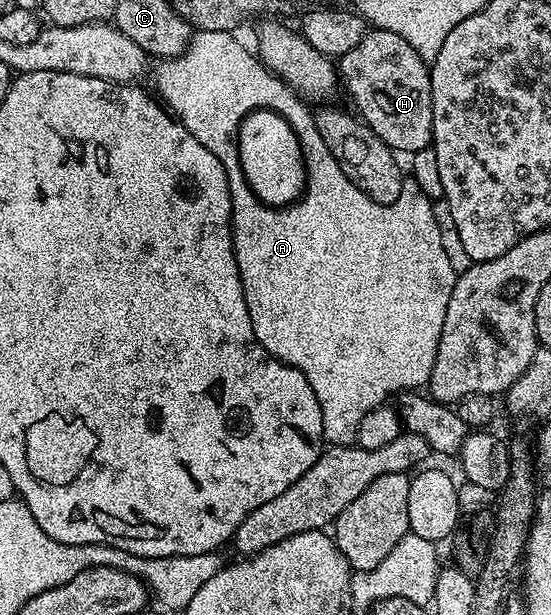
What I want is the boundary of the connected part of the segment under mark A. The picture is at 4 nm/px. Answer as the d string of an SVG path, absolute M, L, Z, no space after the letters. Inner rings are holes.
M196 32L179 54L161 59L157 63L160 65L156 68L156 88L160 91L161 96L159 99L166 105L167 111L171 112L182 126L186 126L186 130L190 130L190 134L194 134L194 138L198 138L198 142L202 142L202 146L206 146L206 150L210 150L210 154L214 154L214 158L218 158L218 162L222 162L222 170L226 172L226 182L230 190L232 245L236 251L236 261L242 278L246 310L250 314L250 322L254 326L254 334L258 338L258 342L274 358L278 358L291 368L297 368L306 378L306 382L310 382L310 390L314 390L314 394L318 398L318 406L322 410L325 441L332 446L348 446L356 439L360 419L370 410L381 407L387 401L384 399L388 395L391 397L393 394L409 390L420 390L427 385L430 374L434 370L434 358L438 354L442 326L446 322L446 306L450 302L450 294L454 290L458 268L452 265L452 260L448 257L447 250L444 249L444 236L440 233L435 218L432 217L432 204L428 201L427 194L412 181L412 178L405 179L398 198L389 204L374 202L365 192L358 190L358 186L354 182L350 182L350 178L346 178L346 174L342 174L342 166L338 166L334 154L330 154L330 150L326 150L326 142L322 142L322 134L318 134L314 123L313 109L301 100L296 95L296 91L289 88L279 76L269 72L251 51L248 53L235 40L236 38L230 32ZM256 109L268 109L281 115L285 122L292 127L293 134L297 136L297 142L300 144L306 183L298 202L291 203L287 207L268 207L256 196L244 177L237 148L237 132L242 119Z

